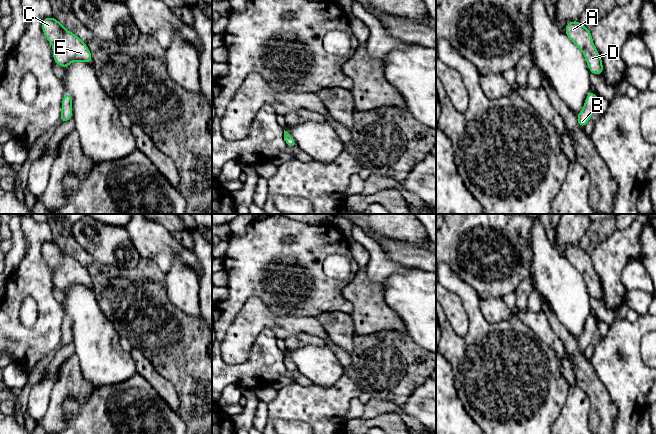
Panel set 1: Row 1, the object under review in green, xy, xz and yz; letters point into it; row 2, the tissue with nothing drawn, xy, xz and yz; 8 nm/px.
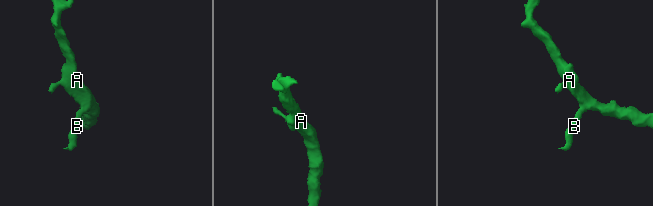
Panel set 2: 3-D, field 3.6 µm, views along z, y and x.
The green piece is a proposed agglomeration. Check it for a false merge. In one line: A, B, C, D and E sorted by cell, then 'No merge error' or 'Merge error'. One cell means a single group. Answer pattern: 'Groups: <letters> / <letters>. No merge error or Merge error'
Groups: A B C D E. No merge error

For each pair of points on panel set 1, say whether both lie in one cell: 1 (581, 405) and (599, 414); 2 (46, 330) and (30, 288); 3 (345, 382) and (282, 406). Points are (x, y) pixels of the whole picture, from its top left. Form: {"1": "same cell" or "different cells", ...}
{"1": "different cells", "2": "same cell", "3": "same cell"}

